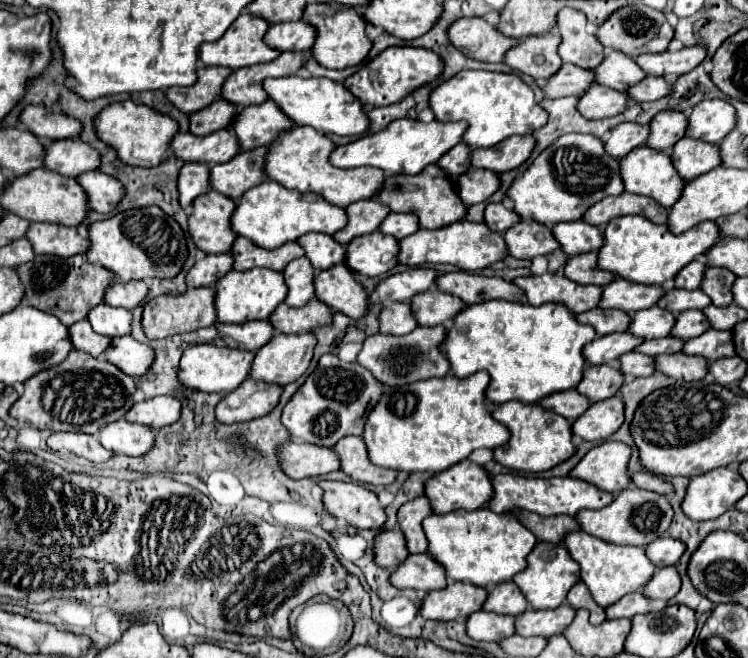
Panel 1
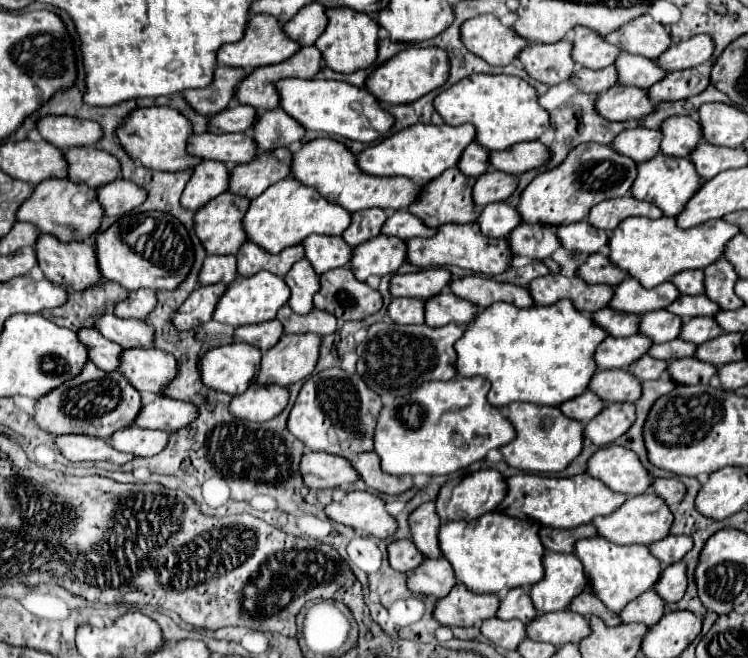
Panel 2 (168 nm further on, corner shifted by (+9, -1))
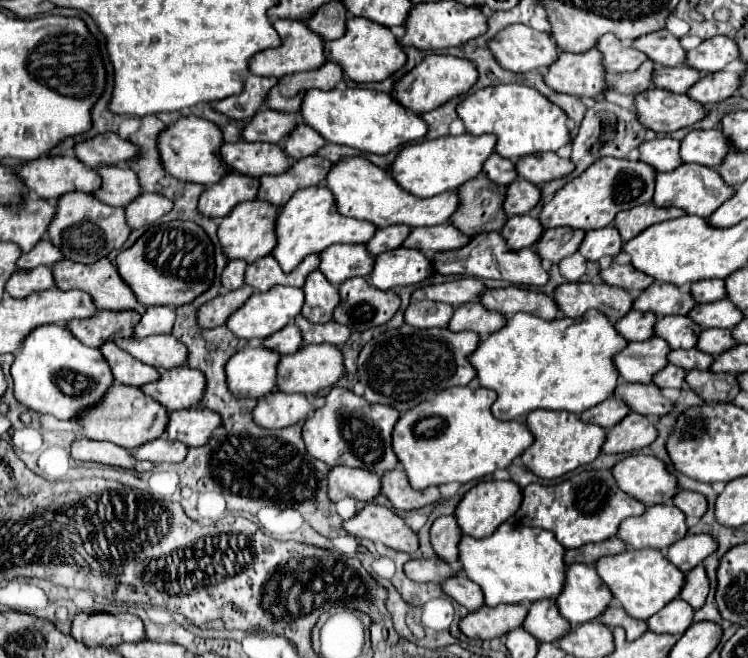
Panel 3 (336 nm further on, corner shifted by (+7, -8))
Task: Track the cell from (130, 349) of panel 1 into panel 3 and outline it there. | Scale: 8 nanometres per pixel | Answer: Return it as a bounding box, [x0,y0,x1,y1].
[141,366,205,412]

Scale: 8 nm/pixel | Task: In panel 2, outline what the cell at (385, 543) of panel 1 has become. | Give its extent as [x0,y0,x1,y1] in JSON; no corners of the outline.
[389,541,425,573]

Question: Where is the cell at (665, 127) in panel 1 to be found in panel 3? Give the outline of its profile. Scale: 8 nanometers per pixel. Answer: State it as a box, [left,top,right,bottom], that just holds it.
[681,130,731,166]

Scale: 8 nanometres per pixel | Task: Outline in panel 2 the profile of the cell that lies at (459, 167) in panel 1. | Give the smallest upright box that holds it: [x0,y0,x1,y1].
[459,143,489,177]

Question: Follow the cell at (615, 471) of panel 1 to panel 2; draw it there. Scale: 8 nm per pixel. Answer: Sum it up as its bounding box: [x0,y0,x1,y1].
[587,445,653,497]

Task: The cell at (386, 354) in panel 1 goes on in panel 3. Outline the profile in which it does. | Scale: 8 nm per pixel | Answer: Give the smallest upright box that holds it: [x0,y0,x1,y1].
[359,326,477,412]

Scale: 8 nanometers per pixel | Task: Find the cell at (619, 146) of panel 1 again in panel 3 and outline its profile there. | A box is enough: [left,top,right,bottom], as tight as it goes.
[639,138,683,172]

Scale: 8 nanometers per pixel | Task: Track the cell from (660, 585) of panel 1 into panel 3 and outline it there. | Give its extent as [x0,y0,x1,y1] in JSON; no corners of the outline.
[681,564,709,610]

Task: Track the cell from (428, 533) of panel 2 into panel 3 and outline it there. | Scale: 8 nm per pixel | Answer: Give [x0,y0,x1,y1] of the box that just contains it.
[429,516,461,564]

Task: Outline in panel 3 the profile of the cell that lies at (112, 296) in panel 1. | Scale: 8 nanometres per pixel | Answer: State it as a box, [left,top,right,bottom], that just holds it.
[135,306,175,338]

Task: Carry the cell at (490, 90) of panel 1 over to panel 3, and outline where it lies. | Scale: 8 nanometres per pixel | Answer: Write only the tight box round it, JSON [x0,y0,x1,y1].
[457,84,569,160]

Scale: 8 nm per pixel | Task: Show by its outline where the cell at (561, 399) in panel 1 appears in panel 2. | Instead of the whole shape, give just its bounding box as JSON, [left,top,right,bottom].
[559,391,605,423]

